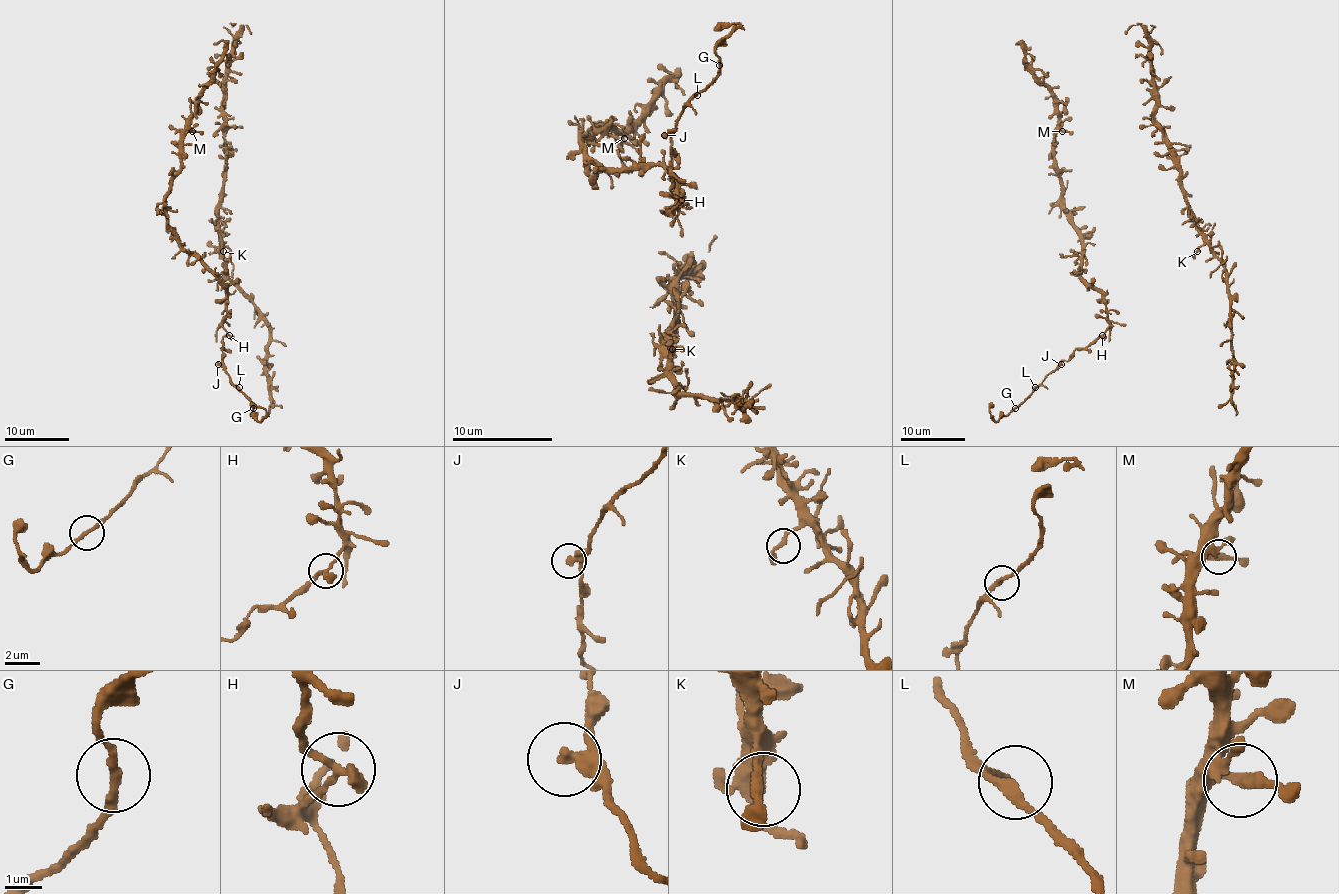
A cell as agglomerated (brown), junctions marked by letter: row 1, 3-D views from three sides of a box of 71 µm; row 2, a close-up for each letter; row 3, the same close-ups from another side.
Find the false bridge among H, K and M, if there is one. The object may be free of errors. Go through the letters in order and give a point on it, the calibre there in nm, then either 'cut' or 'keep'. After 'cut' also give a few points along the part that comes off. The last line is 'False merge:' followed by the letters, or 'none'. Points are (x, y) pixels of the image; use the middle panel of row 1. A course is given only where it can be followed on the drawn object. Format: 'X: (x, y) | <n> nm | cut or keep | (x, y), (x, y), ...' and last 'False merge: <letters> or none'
H: (681, 200) | 280 nm | cut | (682, 200), (672, 188), (672, 128), (682, 107), (717, 75), (717, 47), (740, 24), (714, 27)
K: (672, 349) | 240 nm | keep
M: (624, 138) | 260 nm | keep
False merge: H

